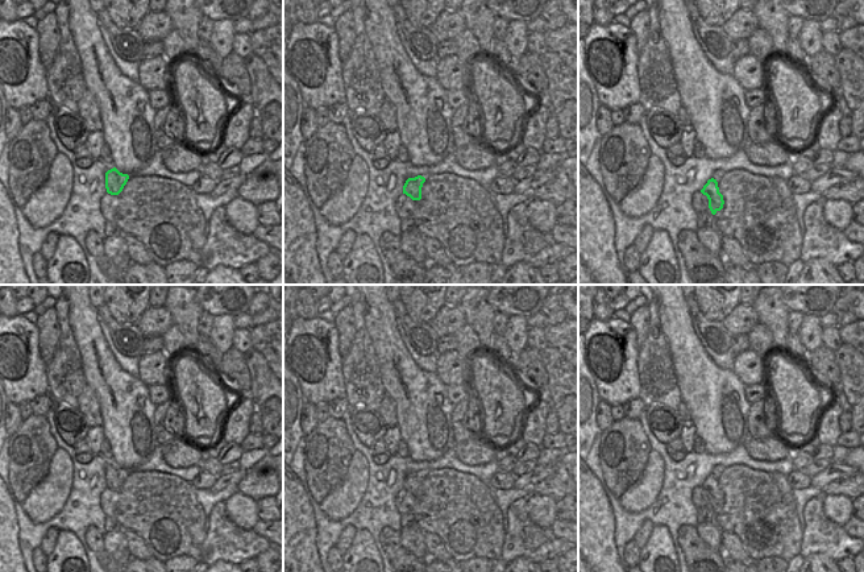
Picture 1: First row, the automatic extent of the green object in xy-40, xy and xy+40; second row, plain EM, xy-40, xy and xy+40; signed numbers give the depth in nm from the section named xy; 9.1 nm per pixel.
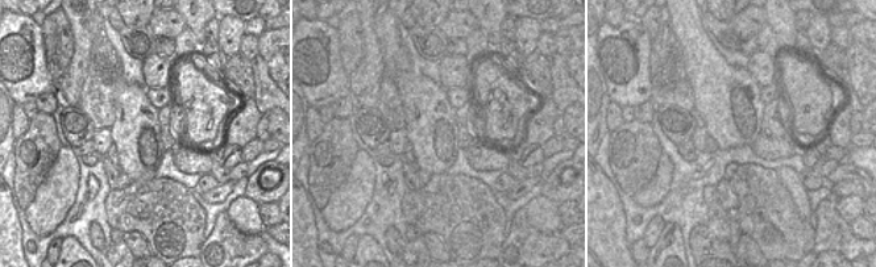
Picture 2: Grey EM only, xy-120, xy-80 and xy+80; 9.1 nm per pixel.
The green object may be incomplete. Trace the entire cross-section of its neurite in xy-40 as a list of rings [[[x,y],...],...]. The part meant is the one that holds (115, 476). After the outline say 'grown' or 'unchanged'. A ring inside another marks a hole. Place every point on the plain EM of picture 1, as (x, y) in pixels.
[[[116,463],[105,468],[105,484],[111,490],[119,490],[129,474],[128,469],[120,468]]]; unchanged

